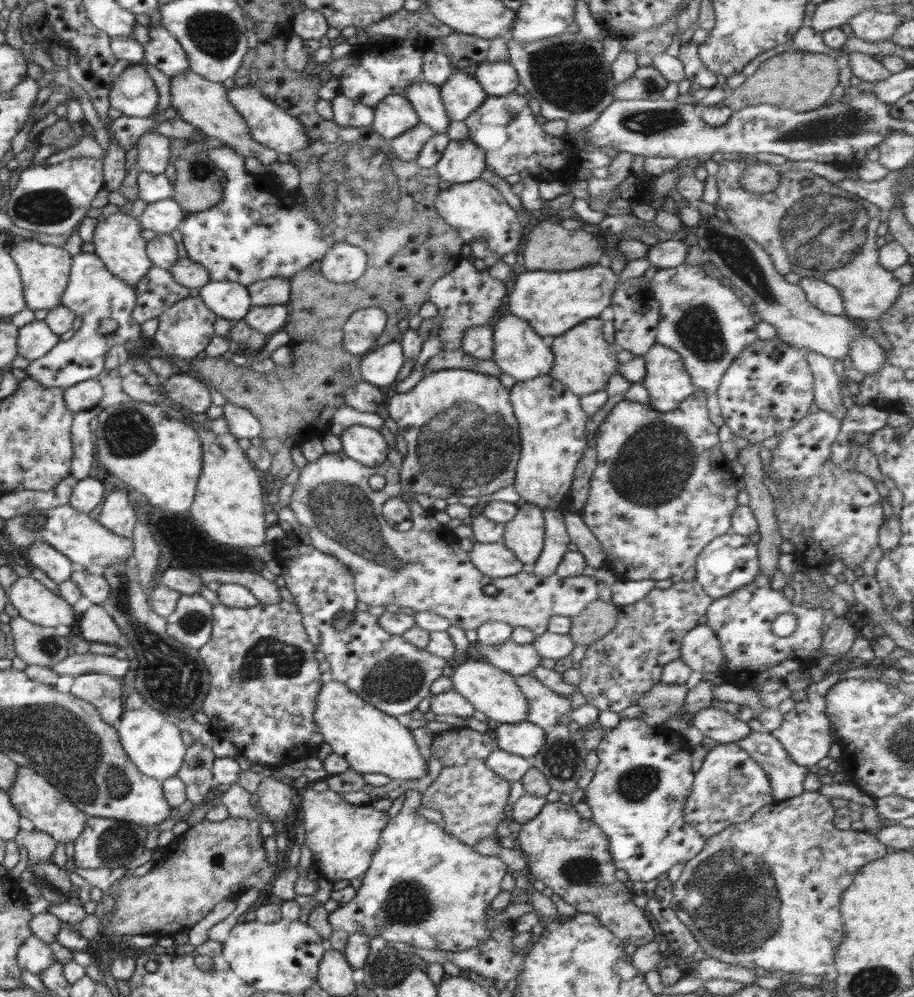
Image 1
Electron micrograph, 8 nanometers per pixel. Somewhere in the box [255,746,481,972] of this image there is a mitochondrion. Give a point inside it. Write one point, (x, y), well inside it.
(408, 905)

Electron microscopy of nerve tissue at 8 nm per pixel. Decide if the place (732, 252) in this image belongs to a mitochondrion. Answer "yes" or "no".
yes

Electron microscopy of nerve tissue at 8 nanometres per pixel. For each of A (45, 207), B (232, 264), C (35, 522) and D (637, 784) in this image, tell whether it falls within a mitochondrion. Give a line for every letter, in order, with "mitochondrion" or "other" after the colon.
A: mitochondrion
B: other
C: mitochondrion
D: mitochondrion

